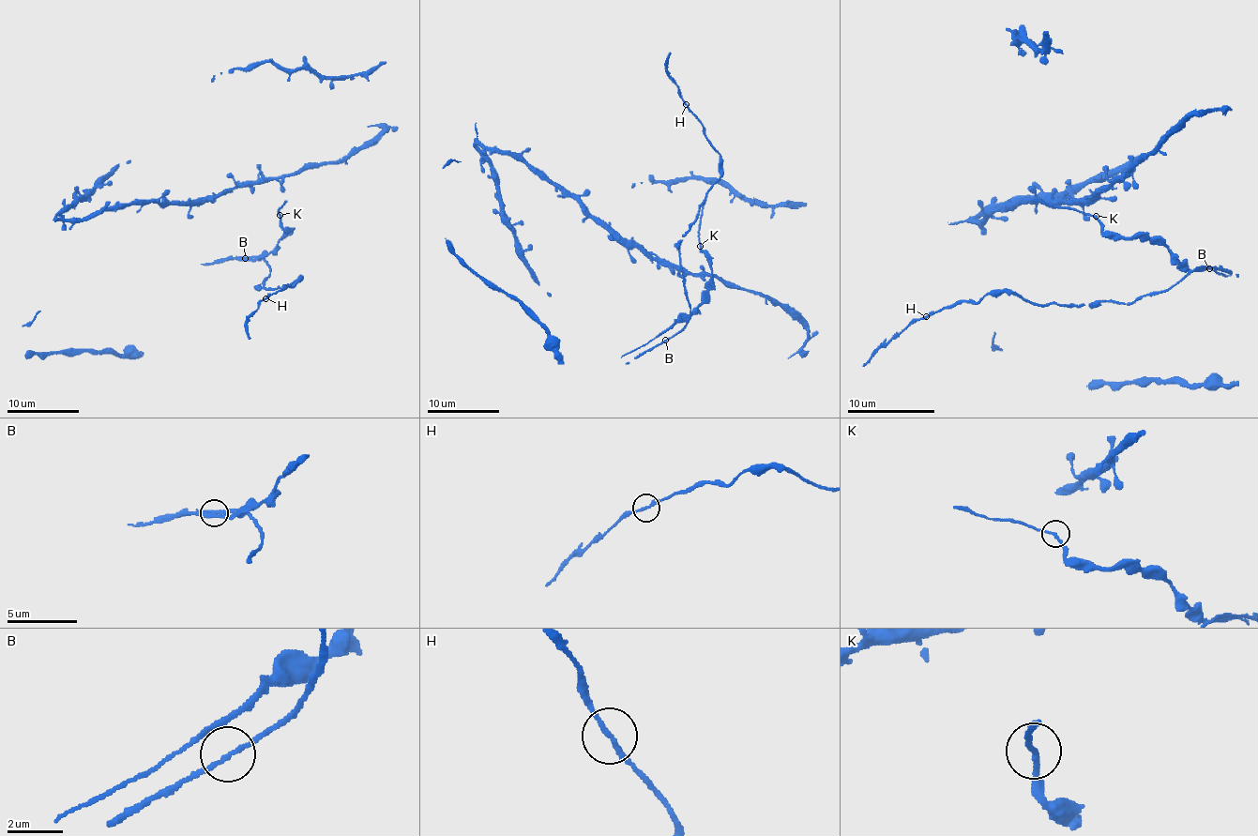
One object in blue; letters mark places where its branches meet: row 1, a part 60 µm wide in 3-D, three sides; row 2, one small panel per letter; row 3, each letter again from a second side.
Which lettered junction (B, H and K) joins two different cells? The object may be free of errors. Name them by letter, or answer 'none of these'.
none of these

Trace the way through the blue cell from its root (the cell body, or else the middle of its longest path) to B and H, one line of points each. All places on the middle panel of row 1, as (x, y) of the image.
B: (705, 253), (711, 269), (709, 296), (692, 312), (680, 316), (645, 345), (647, 349), (653, 349), (665, 340)
H: (705, 253), (709, 296), (647, 349), (674, 336), (689, 318), (680, 242), (719, 177), (719, 156), (686, 105)

